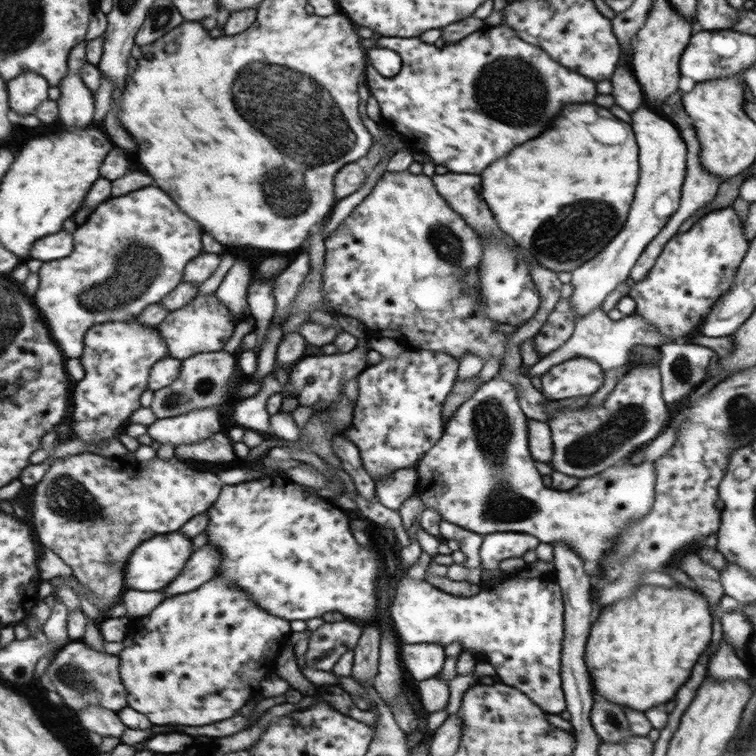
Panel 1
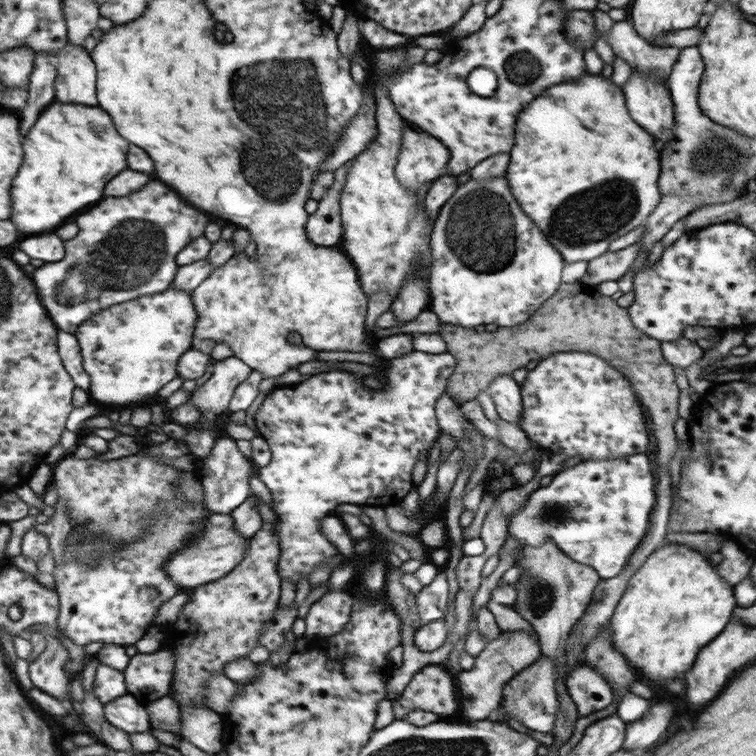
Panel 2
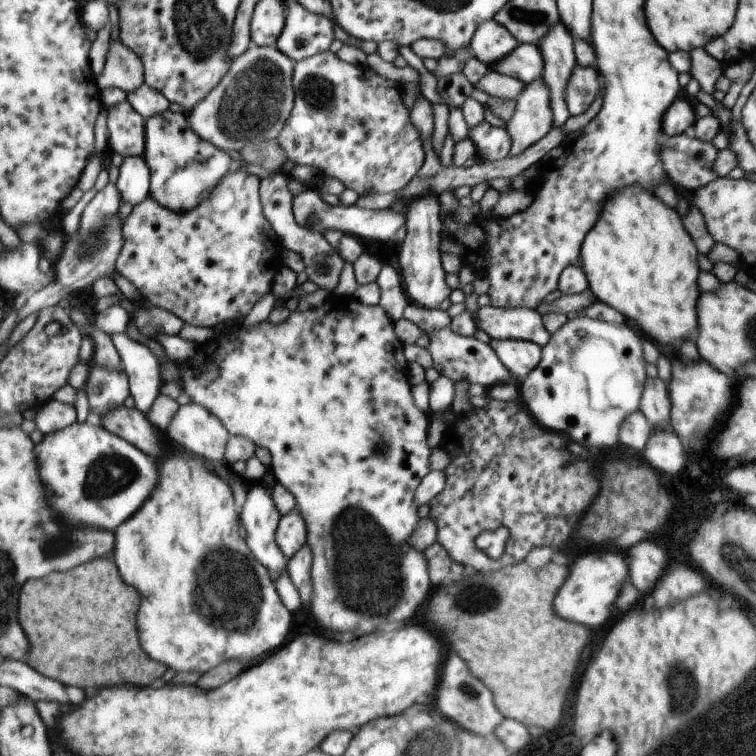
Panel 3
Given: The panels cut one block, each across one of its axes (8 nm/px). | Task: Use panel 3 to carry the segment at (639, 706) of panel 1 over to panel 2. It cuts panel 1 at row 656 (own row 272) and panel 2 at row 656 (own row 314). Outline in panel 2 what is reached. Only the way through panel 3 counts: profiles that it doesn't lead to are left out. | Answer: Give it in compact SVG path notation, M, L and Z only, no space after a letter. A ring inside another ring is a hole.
M663 542L662 545L659 545L656 550L653 550L647 556L644 563L629 577L629 582L627 582L627 586L619 597L613 614L610 616L610 639L611 642L614 642L617 652L620 652L621 656L623 656L625 664L629 665L637 676L643 676L643 678L655 682L655 680L663 680L663 678L675 678L677 674L689 670L693 660L695 660L695 656L697 656L697 652L699 652L699 648L705 646L707 642L711 642L723 630L723 626L729 622L729 619L732 617L732 610L737 606L737 602L734 590L716 574L716 565L707 559L705 555L697 554L695 550L691 550L691 548L683 546L683 544L667 544L667 542Z

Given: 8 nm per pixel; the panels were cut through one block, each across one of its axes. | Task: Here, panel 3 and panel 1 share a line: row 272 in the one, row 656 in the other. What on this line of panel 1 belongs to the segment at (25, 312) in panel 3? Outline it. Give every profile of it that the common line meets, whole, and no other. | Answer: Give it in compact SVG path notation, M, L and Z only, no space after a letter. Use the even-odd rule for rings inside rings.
M74 640L59 650L49 665L47 674L48 680L51 680L51 684L57 688L57 694L64 698L63 702L78 713L91 705L119 712L125 709L130 701L129 691L120 673L121 665L119 655L95 650L83 640Z

